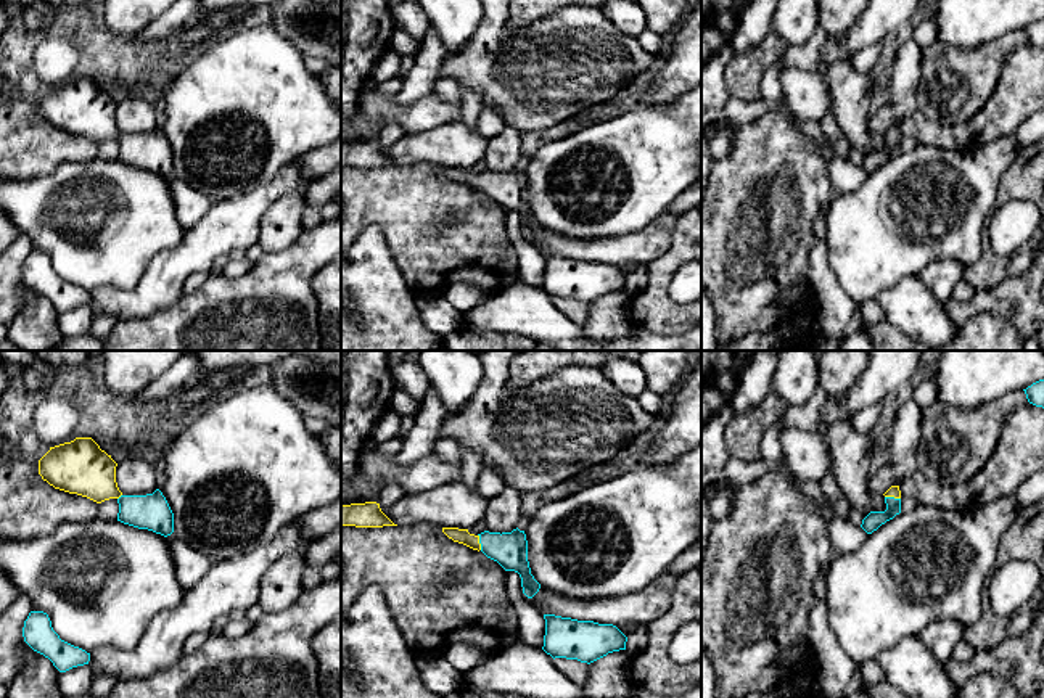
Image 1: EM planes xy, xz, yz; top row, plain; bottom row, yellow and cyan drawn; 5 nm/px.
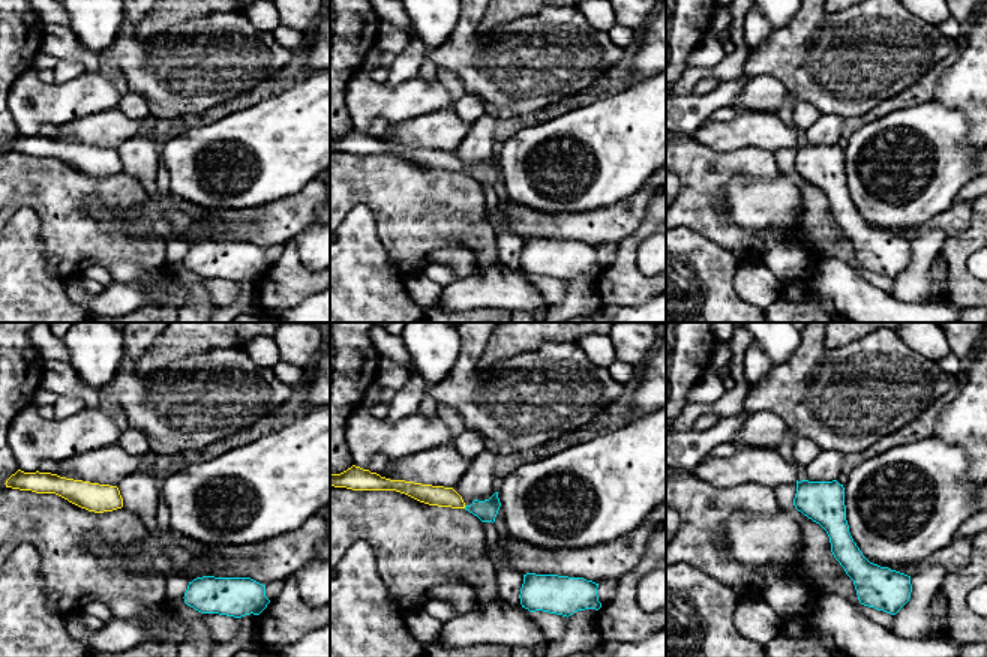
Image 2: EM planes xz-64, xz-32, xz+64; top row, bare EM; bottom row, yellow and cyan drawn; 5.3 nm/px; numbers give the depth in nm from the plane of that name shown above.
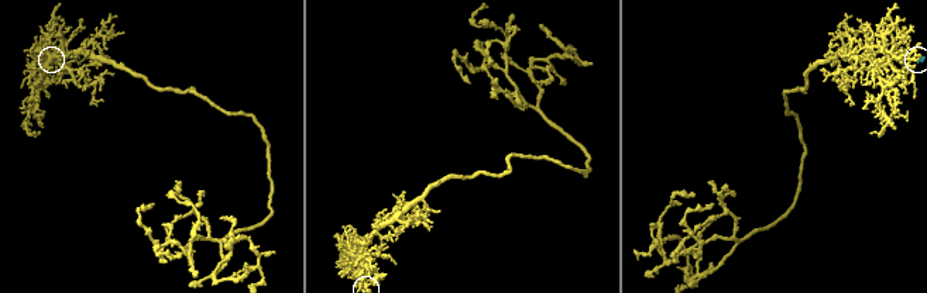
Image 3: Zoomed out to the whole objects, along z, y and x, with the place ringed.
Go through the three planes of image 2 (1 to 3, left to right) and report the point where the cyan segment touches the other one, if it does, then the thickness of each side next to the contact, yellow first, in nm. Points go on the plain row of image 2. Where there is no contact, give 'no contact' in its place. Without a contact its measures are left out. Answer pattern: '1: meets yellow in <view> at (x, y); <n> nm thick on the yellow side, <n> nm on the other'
1: no contact
2: no contact
3: no contact

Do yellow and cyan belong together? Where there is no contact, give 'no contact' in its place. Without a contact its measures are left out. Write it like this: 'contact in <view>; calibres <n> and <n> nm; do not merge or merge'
contact in yz; calibres 60 and 90 nm; merge

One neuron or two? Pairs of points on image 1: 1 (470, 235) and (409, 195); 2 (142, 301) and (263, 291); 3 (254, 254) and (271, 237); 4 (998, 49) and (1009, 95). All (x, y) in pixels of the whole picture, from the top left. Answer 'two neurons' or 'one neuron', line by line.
1: one neuron
2: two neurons
3: two neurons
4: two neurons

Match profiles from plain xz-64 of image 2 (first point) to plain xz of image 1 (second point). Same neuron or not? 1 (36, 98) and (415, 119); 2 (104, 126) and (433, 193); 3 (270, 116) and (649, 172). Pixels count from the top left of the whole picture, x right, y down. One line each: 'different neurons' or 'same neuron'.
1: same neuron
2: different neurons
3: same neuron

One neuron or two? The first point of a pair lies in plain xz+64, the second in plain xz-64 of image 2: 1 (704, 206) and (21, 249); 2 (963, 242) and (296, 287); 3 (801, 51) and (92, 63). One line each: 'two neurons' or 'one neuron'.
1: two neurons
2: one neuron
3: two neurons

